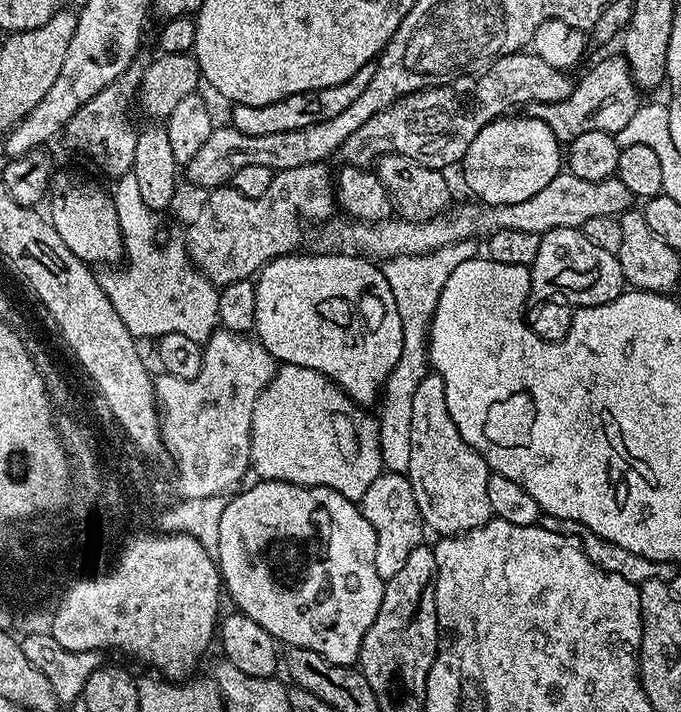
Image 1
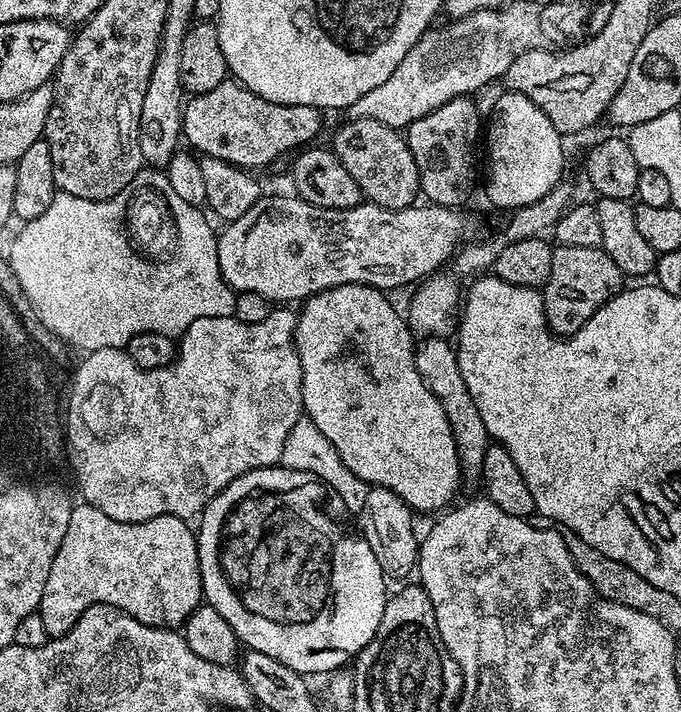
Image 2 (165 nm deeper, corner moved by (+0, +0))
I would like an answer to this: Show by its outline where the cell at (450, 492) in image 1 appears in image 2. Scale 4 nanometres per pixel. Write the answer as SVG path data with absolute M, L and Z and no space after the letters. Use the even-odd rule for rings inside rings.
M439 335L421 339L416 344L416 365L418 374L422 374L422 382L426 382L428 389L438 398L446 410L446 418L450 422L450 430L454 434L454 442L460 459L460 470L465 481L479 481L482 470L484 451L488 449L490 437L466 384L462 382L462 374L458 370L456 349L451 343Z

